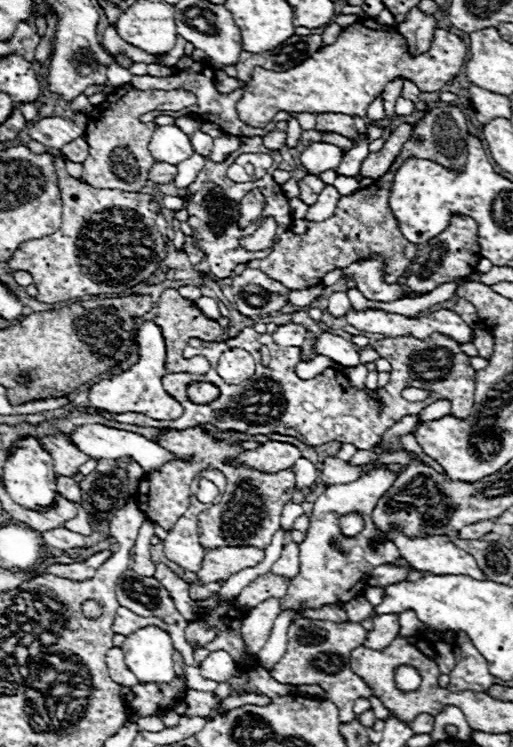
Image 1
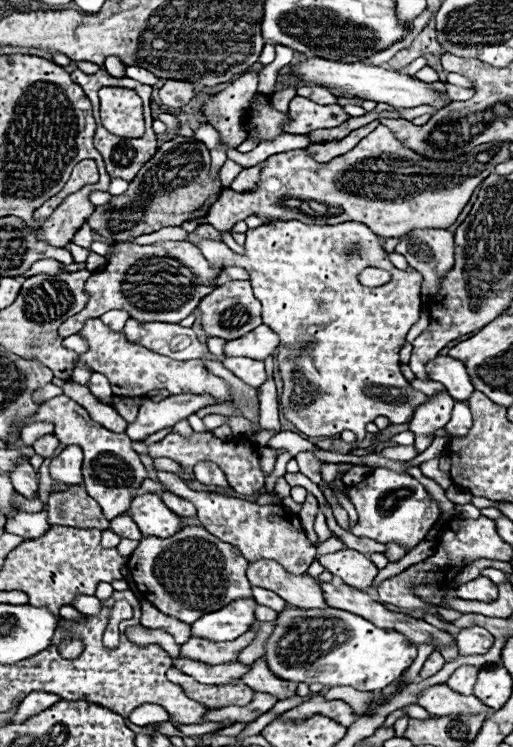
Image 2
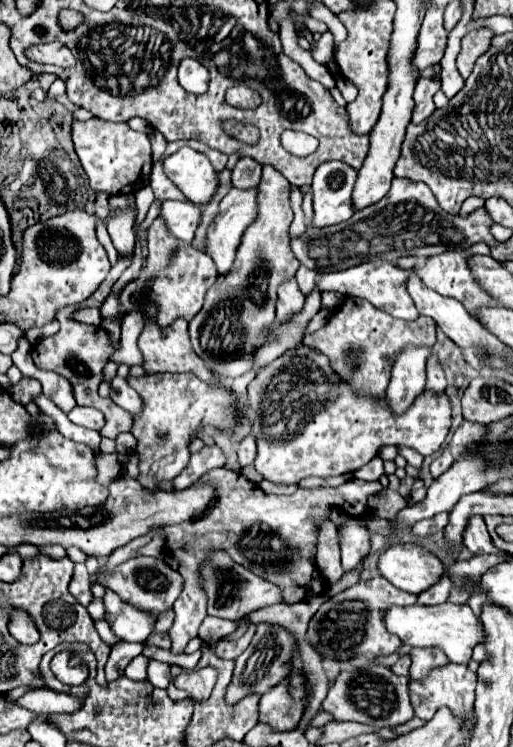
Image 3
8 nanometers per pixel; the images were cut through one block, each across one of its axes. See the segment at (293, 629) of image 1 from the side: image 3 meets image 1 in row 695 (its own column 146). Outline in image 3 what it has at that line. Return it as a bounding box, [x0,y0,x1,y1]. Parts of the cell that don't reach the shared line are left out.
[138,318,210,382]

